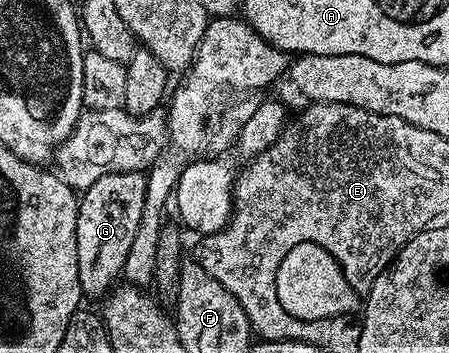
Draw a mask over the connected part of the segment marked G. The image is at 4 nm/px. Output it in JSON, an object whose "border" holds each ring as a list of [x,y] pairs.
{"border":[[[144,172],[108,173],[95,179],[95,183],[91,183],[91,187],[80,194],[77,203],[76,258],[79,262],[79,283],[86,298],[99,299],[108,294],[124,272],[127,254],[131,251],[132,240],[139,231],[139,221],[143,216],[145,179]]]}

